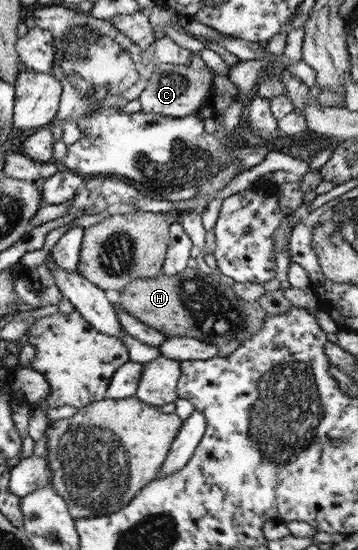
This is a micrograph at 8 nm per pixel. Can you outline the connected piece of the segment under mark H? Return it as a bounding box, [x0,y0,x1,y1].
[115,267,267,347]

